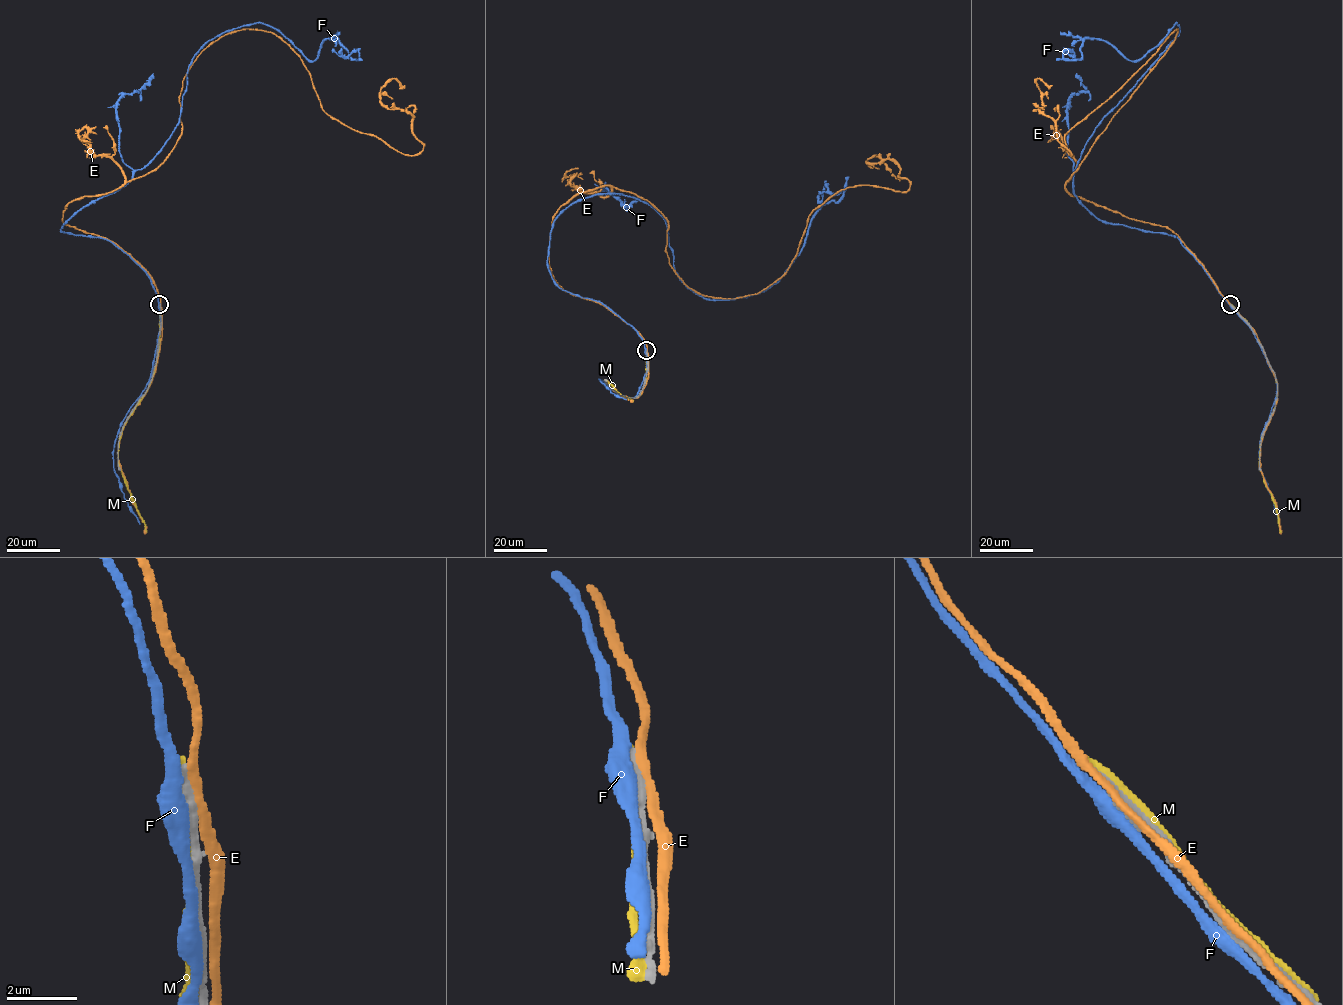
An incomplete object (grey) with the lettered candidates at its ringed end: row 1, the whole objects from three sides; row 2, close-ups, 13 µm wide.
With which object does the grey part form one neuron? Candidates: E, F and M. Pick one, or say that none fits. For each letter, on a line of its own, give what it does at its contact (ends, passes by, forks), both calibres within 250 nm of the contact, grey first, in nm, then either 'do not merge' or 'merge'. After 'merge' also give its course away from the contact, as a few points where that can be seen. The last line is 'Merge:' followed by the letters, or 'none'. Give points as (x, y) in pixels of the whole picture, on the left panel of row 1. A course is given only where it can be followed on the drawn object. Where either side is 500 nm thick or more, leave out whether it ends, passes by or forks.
E: it passes by; calibres 320 and 200 nm; do not merge
F: it passes by; calibres 320 and 480 nm; do not merge
M: it passes by; calibres 280 and 240 nm; do not merge
Merge: none

